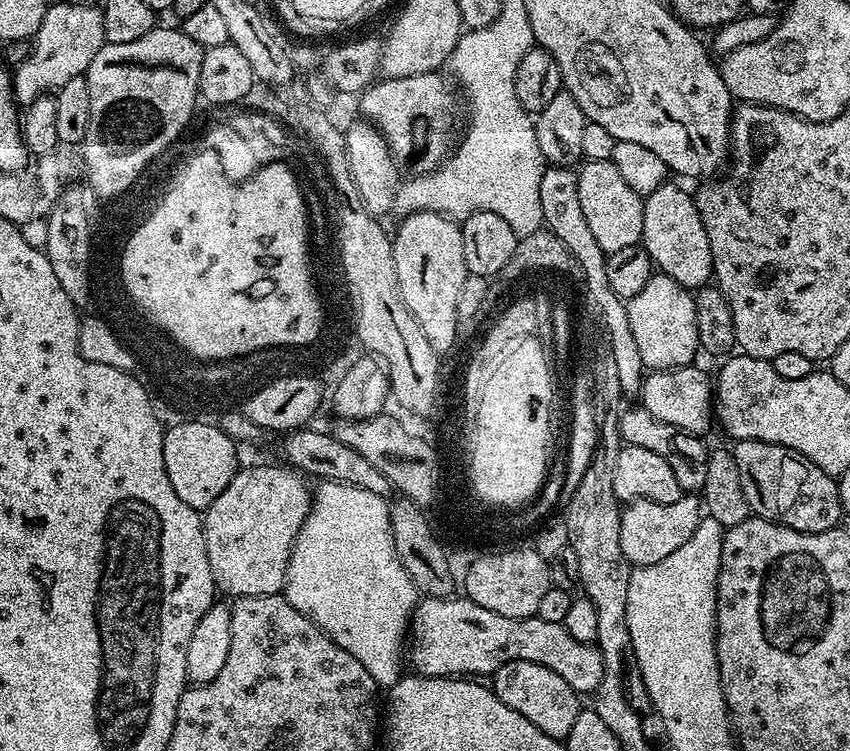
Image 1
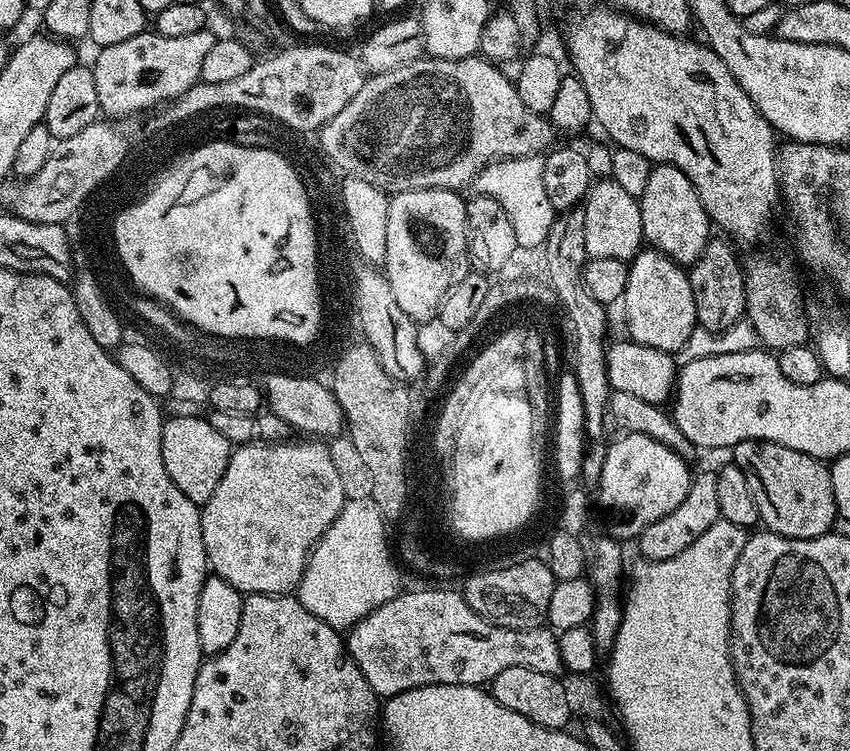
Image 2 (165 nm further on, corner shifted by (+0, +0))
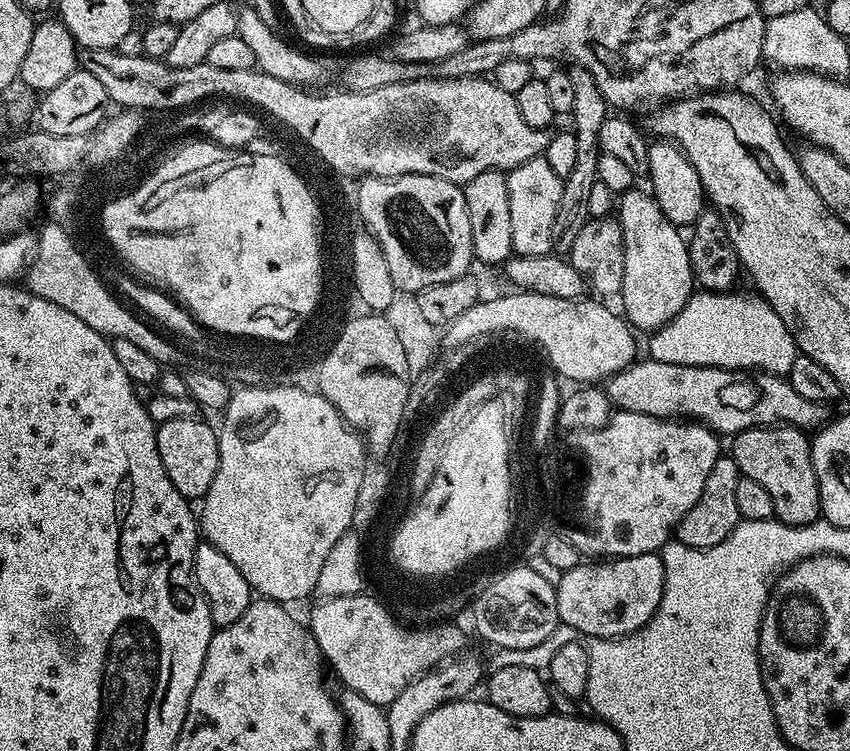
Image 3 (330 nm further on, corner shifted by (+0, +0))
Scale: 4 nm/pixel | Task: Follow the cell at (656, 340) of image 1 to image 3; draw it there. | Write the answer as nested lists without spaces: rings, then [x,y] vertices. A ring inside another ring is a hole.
[[[629,190],[619,197],[618,219],[622,226],[622,238],[624,239],[624,281],[618,293],[619,299],[624,299],[623,315],[633,329],[641,328],[644,334],[651,334],[656,329],[668,324],[686,306],[686,302],[694,294],[694,277],[690,254],[688,253],[689,241],[680,237],[681,229],[671,224],[662,214],[658,202],[647,191],[636,192]]]

